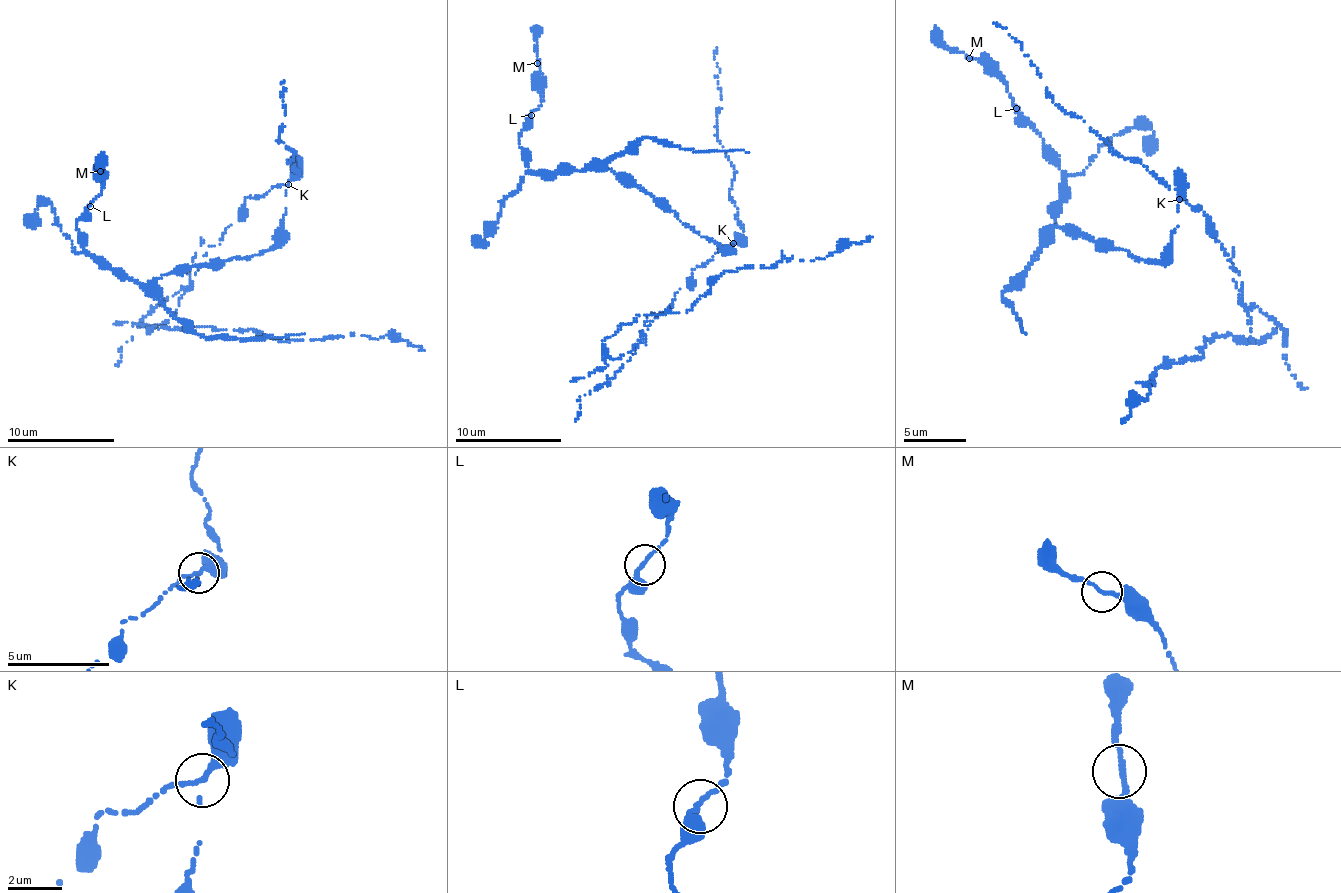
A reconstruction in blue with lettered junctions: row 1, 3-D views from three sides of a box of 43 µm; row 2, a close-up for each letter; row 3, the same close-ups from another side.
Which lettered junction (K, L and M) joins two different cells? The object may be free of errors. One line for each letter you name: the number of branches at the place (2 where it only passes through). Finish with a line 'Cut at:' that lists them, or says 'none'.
K: Branches: 2
Cut at: K

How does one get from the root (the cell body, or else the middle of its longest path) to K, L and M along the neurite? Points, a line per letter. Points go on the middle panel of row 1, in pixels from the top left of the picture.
K: (688, 287), (692, 270), (705, 266), (715, 253), (733, 243)
L: (688, 287), (692, 270), (705, 266), (731, 243), (727, 253), (609, 169), (531, 170), (519, 136), (531, 115)
M: (688, 287), (692, 270), (731, 243), (727, 253), (609, 169), (528, 167), (519, 136), (541, 105), (537, 63)

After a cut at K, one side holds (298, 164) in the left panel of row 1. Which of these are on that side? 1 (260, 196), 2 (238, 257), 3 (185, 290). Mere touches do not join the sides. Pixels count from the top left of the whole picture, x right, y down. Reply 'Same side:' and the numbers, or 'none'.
Same side: 2

